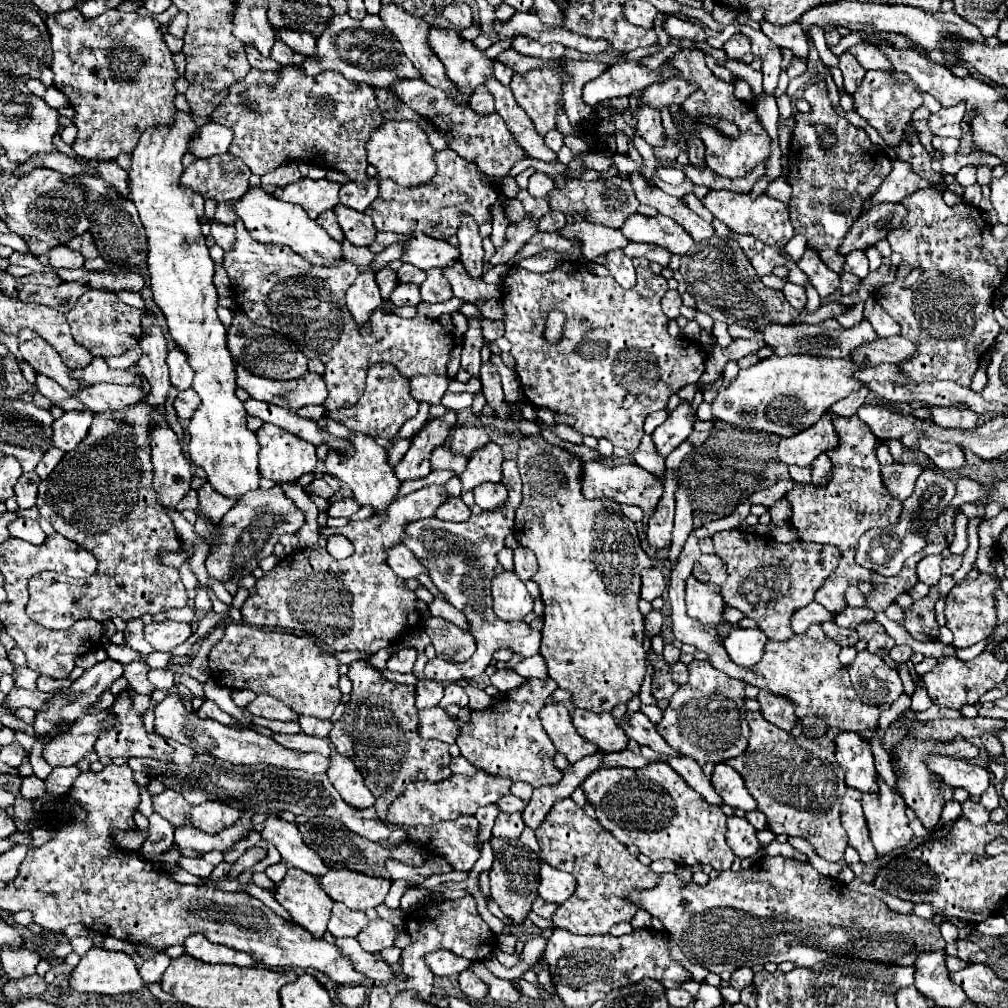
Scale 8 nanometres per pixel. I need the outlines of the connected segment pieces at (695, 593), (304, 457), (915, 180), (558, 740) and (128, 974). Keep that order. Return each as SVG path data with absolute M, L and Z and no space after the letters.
M694 576L686 580L686 610L690 618L696 618L704 626L720 626L726 624L724 608L726 602L718 584L698 582Z
M262 424L256 436L262 446L258 462L260 476L282 484L296 482L302 474L314 472L318 460L314 444L306 444L274 424Z
M896 160L892 164L892 172L886 176L884 184L880 184L878 192L874 192L874 196L866 204L862 204L862 214L882 202L900 202L902 198L910 196L912 192L916 192L920 188L928 188L928 184L930 182L922 180L918 174L912 172L910 164Z
M548 702L540 712L538 718L546 730L546 734L550 736L550 740L554 742L556 750L562 752L568 762L578 762L584 756L596 752L598 748L594 744L590 744L588 740L584 740L570 718L570 712L564 704L560 702Z
M90 948L80 964L70 974L70 988L74 992L124 994L144 988L134 960L124 952L110 952L104 948Z

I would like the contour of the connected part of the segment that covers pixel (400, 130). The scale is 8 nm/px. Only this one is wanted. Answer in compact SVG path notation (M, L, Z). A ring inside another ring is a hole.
M386 120L382 128L374 130L368 144L368 162L378 170L378 178L390 178L400 186L420 186L434 178L434 148L428 144L424 130L412 120Z

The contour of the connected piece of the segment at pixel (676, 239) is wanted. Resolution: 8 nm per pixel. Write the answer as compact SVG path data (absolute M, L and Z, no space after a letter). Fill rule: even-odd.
M662 214L630 216L622 226L622 234L626 234L626 238L632 242L656 244L656 246L666 248L668 252L680 254L680 256L688 254L688 250L694 244L690 234L682 226L678 226L678 222L674 222Z

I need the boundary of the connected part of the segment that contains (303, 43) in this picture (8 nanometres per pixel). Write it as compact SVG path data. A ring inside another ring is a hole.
M278 28L276 32L278 40L288 44L294 52L300 52L304 56L312 56L316 48L316 40L310 32L290 32L290 28Z

